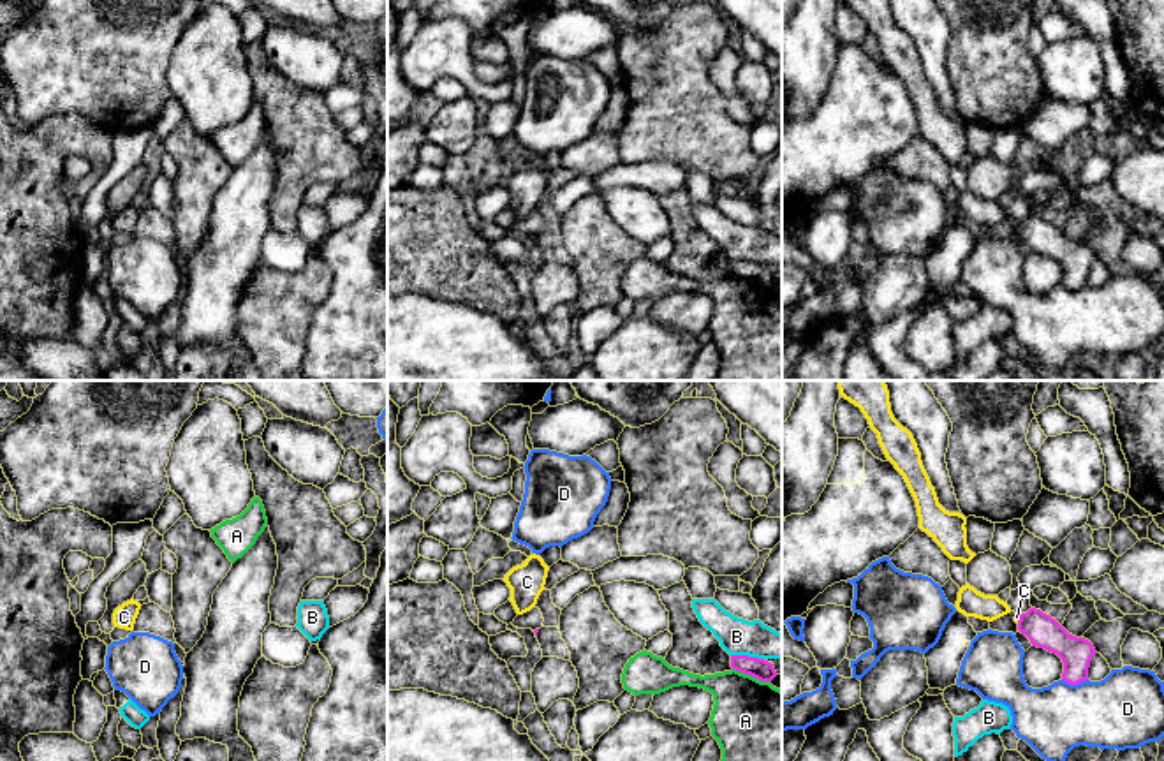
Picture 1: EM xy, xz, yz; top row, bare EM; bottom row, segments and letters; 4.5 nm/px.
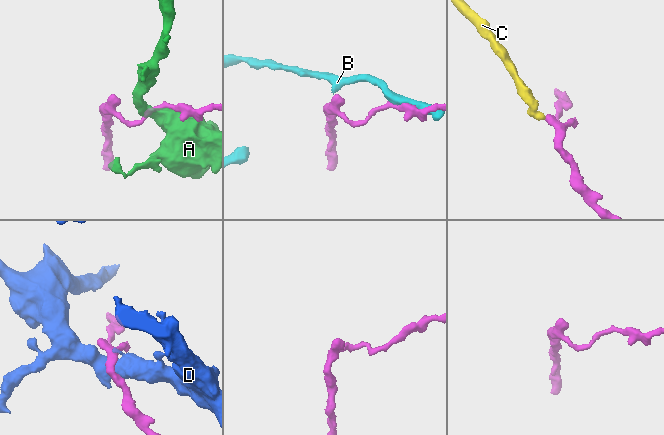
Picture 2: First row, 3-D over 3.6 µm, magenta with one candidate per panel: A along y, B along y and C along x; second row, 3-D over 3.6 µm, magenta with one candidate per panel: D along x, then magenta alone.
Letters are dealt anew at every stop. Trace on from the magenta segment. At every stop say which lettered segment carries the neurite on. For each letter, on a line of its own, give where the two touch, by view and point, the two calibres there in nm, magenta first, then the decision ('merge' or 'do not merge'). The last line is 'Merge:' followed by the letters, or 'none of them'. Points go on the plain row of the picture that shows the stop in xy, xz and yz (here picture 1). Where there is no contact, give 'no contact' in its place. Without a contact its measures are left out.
A: contact xz (752, 280); calibres 90 and 400 nm; do not merge
B: contact xz (747, 261); calibres 90 and 170 nm; do not merge
C: contact yz (1020, 224); calibres 150 and 20 nm; merge
D: contact yz (1075, 289); calibres 140 and 340 nm; do not merge
Merge: C

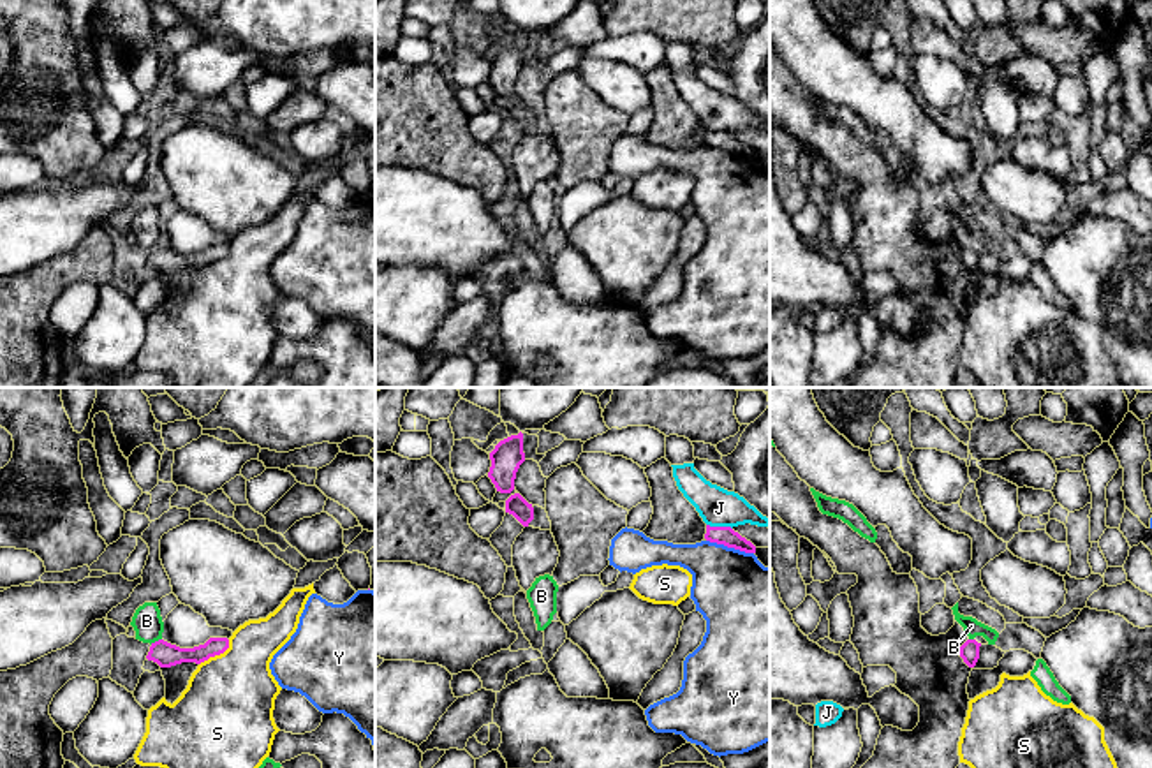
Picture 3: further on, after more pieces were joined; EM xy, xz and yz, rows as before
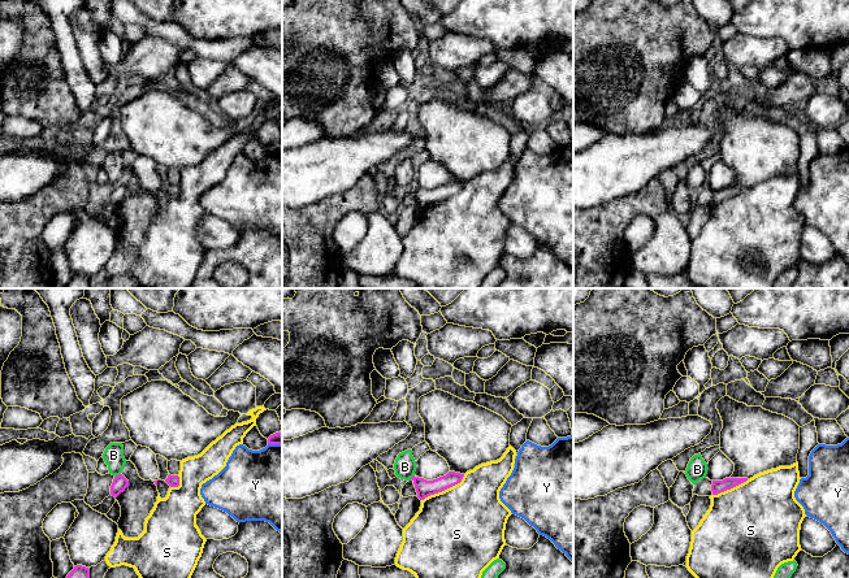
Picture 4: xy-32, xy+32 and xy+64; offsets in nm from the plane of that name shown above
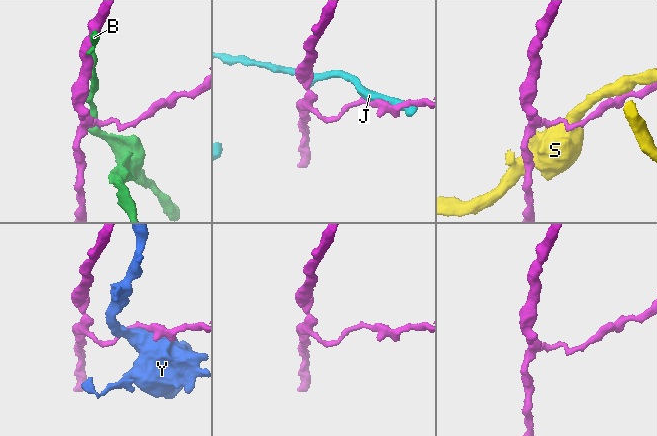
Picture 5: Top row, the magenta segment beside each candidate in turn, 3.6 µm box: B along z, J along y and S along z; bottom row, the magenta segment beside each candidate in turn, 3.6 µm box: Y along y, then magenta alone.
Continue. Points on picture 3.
B: contact xy (155, 247); calibres 110 and 140 nm; do not merge
J: contact xz (719, 132); calibres 90 and 180 nm; do not merge
S: contact xy (217, 259); calibres 110 and 420 nm; do not merge
Y: contact xz (730, 152); calibres 90 and 380 nm; do not merge
Merge: none of them

